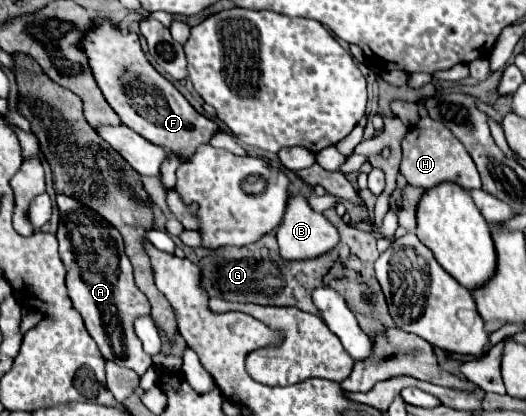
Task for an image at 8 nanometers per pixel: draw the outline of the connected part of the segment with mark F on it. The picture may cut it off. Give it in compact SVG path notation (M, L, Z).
M97 20L97 28L87 32L81 40L81 48L87 52L93 76L109 106L119 114L125 126L145 140L189 160L199 144L207 144L219 132L215 122L201 116L185 96L147 62L137 34L123 34L113 28L109 20Z

